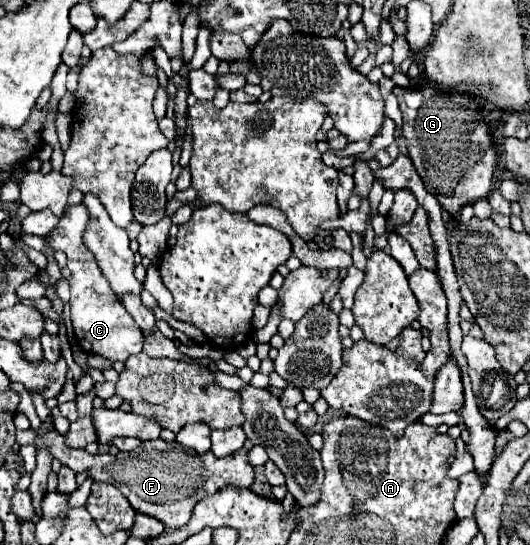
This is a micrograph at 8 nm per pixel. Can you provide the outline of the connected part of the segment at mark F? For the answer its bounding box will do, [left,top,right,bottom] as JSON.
[16,430,254,528]

